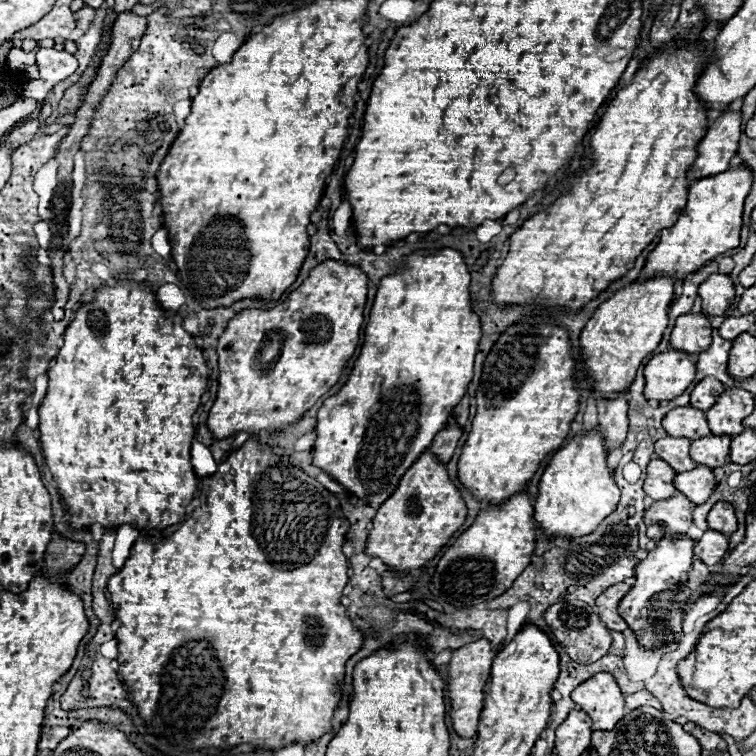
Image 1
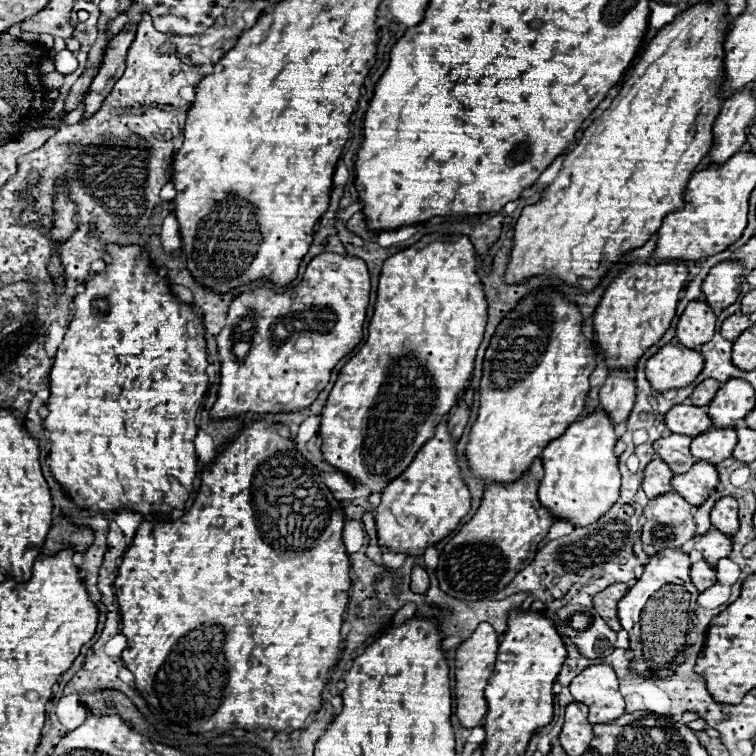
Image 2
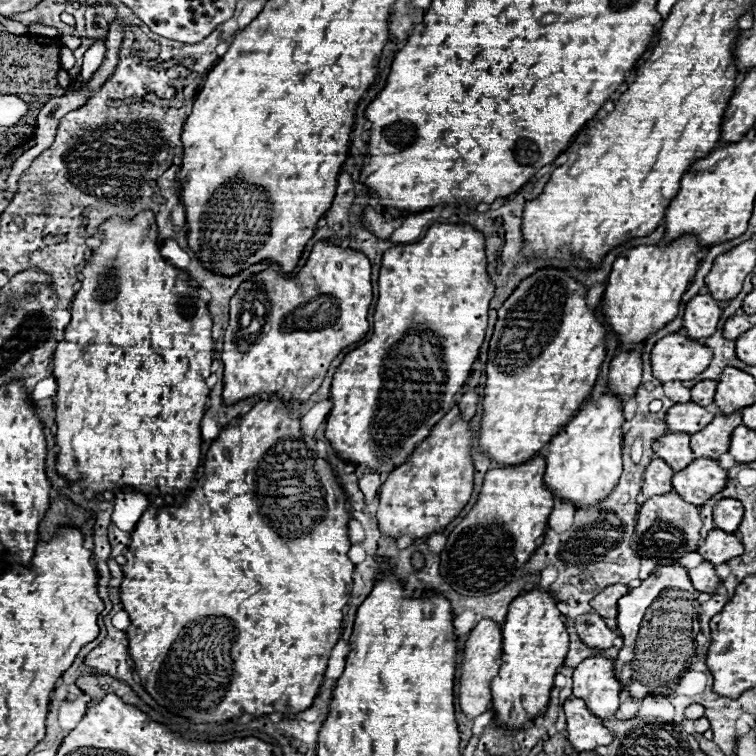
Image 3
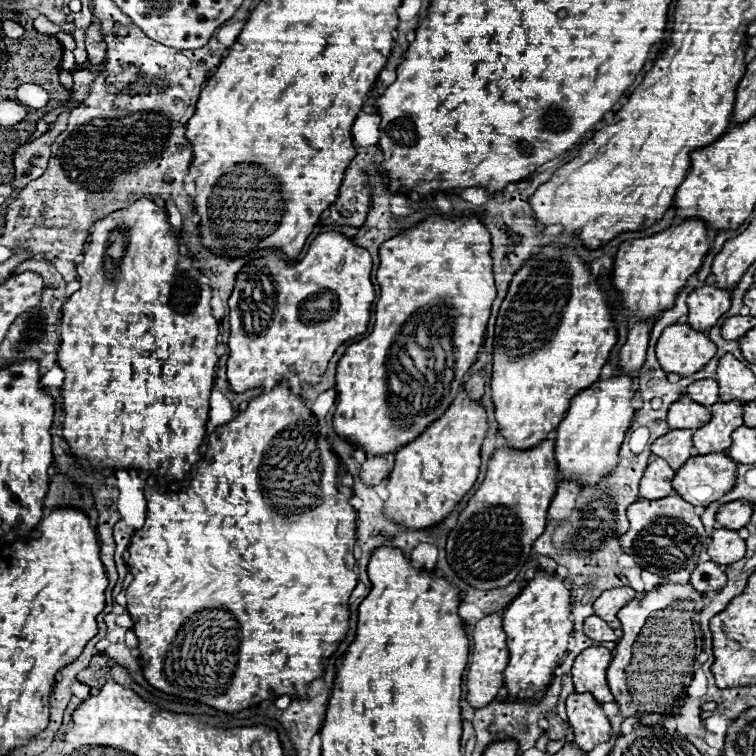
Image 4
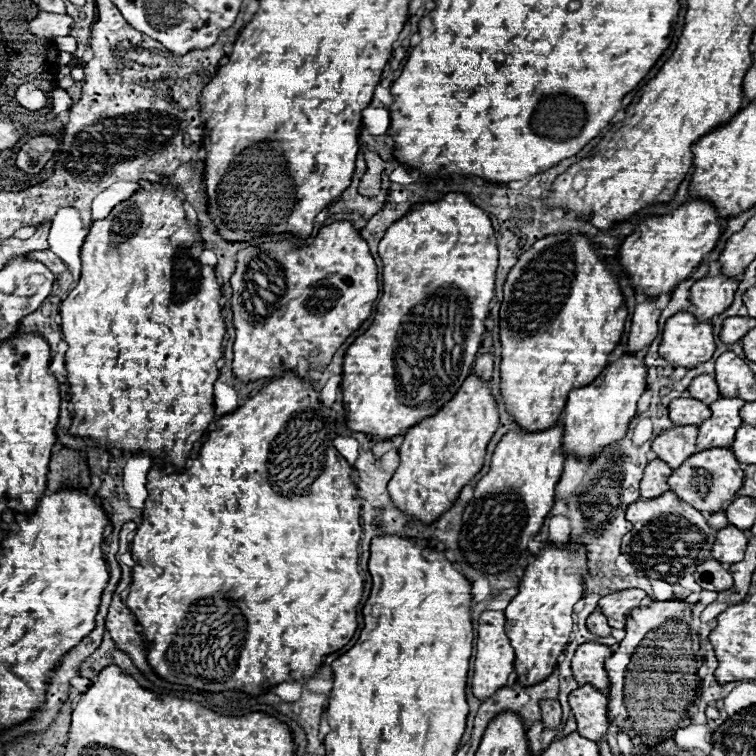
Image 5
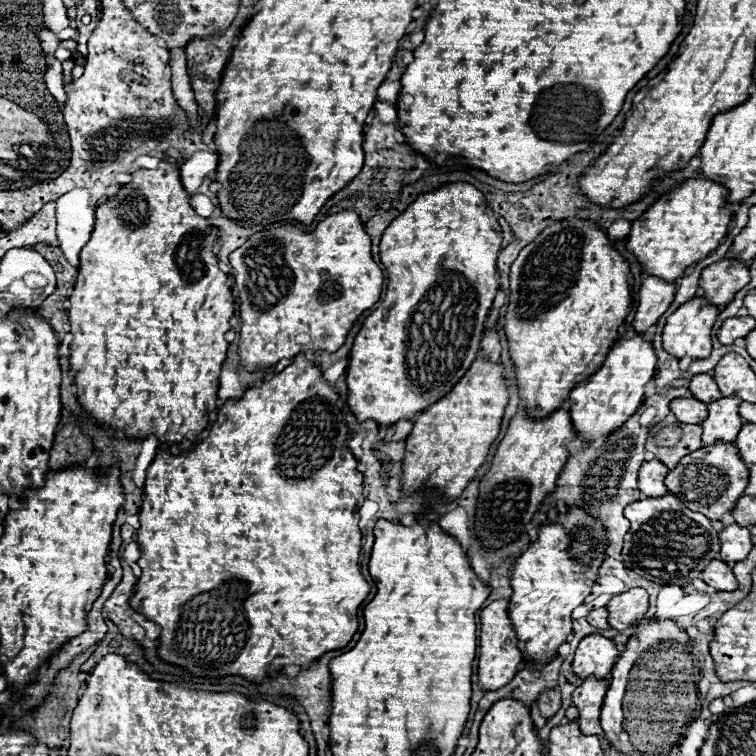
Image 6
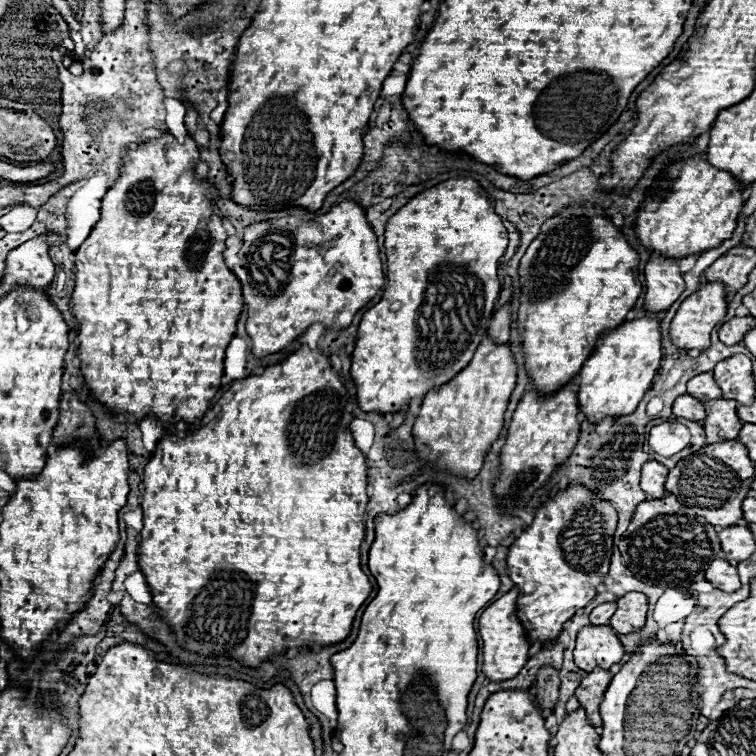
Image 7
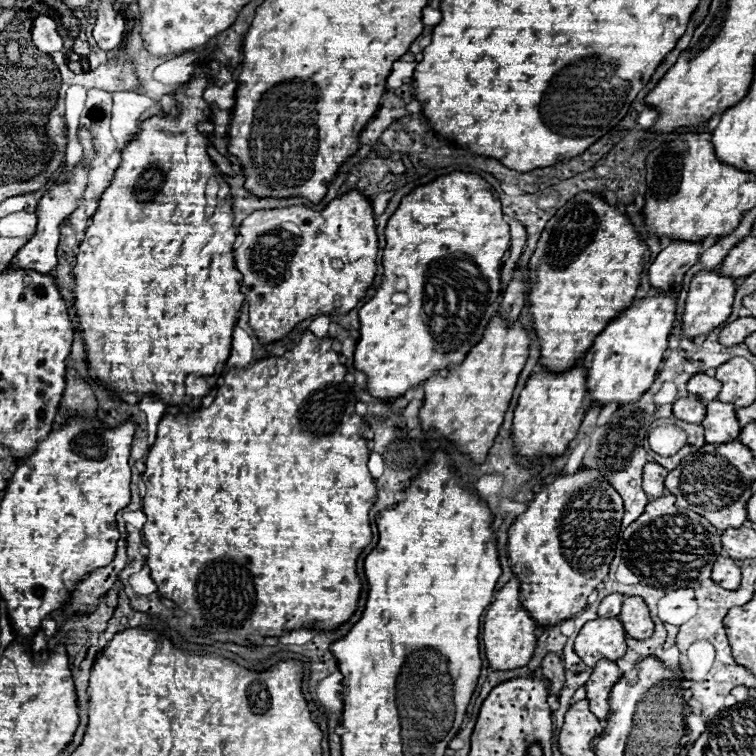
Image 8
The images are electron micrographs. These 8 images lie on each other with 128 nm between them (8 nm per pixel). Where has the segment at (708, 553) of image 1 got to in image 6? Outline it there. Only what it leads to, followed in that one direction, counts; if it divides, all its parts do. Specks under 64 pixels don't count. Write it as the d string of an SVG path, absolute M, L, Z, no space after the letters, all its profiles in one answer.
M730 524L720 532L720 560L734 564L748 556L748 550L752 550L748 528Z

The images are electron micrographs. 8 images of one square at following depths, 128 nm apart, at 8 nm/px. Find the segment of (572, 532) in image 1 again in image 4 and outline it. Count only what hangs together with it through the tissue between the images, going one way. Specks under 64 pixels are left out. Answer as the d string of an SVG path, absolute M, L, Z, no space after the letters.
M616 376L610 380L598 380L594 382L594 386L582 390L568 408L568 414L564 416L564 420L558 426L558 436L556 436L556 464L558 464L558 476L560 480L574 480L580 486L596 486L604 476L608 476L620 462L620 446L624 440L626 430L632 426L632 416L634 416L634 408L630 406L632 400L632 378L630 376Z

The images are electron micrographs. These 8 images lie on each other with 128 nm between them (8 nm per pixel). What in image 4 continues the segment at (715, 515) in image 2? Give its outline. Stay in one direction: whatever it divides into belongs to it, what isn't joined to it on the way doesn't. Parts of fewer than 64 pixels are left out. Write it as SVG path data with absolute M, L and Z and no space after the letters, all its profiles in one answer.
M734 500L720 506L716 514L716 522L726 530L740 530L752 516L752 506L746 500Z

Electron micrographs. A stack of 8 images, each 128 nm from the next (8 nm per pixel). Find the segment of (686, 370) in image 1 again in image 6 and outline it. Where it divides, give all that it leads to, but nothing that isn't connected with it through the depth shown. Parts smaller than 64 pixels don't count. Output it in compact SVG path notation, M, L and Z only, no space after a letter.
M692 298L668 316L662 346L674 358L690 356L694 360L708 358L712 352L712 326L718 308L710 306L706 298Z

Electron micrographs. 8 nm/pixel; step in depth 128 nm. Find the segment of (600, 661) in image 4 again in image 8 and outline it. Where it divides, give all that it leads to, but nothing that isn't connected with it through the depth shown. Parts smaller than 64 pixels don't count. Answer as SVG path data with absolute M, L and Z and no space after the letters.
M596 618L588 620L576 642L574 652L582 658L582 662L594 668L600 660L618 660L626 654L624 628L618 618Z

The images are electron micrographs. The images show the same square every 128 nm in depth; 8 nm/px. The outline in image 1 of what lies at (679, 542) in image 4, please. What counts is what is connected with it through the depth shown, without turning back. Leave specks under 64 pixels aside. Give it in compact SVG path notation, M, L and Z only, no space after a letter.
M676 492L668 500L654 502L644 512L644 522L648 528L646 534L652 540L660 540L664 534L682 534L692 522L692 502Z

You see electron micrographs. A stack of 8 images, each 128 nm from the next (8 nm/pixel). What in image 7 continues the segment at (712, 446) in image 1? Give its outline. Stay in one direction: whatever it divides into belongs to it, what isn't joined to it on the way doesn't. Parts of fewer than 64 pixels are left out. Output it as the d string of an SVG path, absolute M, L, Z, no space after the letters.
M718 398L716 402L706 402L704 408L706 408L704 430L706 430L706 442L708 444L738 438L742 422L736 416L736 408L738 408L736 400Z

